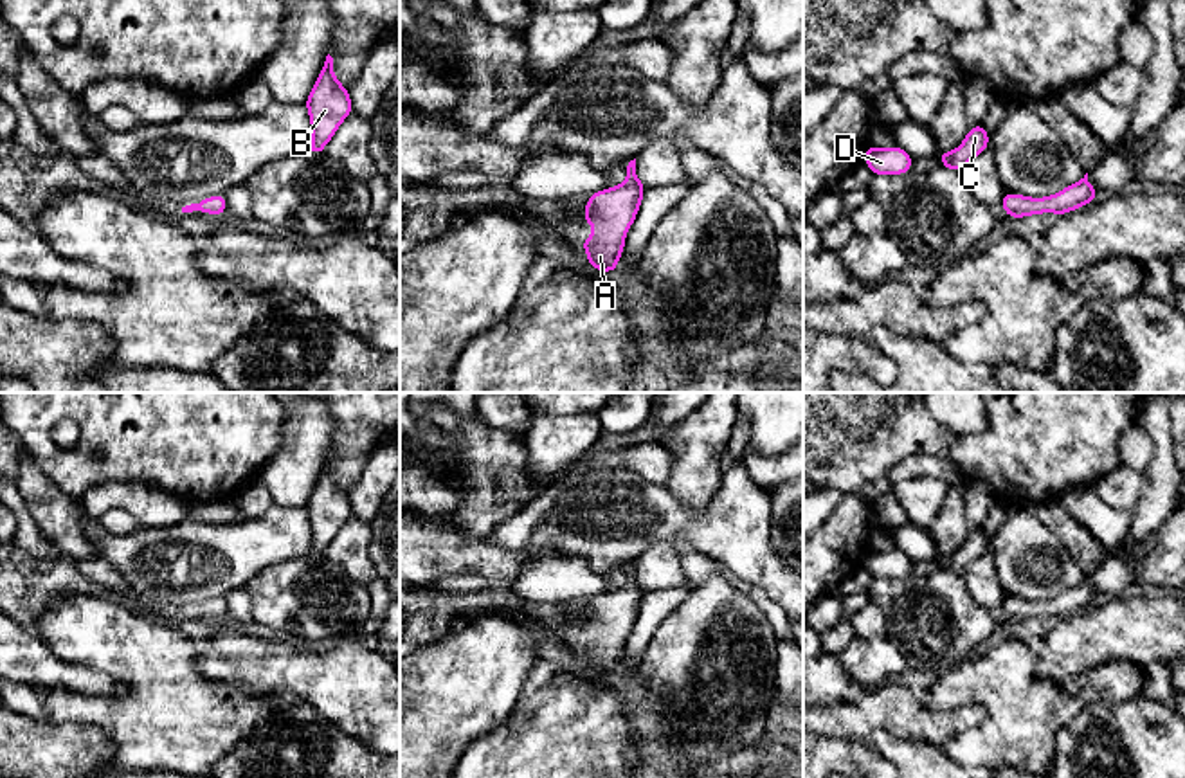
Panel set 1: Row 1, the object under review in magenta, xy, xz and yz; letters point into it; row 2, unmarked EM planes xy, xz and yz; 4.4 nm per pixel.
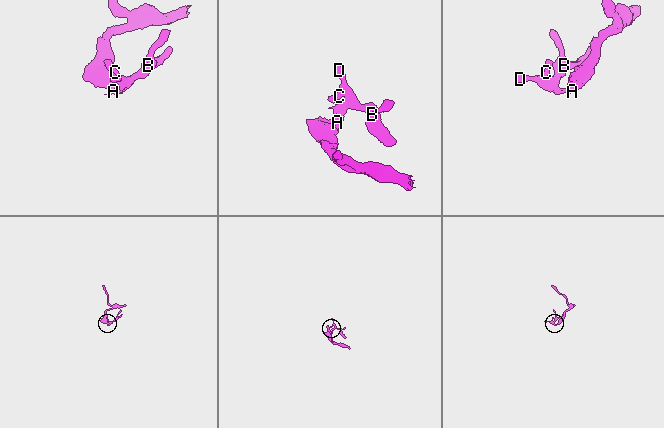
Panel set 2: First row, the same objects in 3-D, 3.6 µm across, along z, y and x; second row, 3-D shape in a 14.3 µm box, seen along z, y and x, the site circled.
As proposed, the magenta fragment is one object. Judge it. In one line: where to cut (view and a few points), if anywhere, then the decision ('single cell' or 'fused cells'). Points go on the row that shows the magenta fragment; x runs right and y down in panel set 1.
no cut; single cell

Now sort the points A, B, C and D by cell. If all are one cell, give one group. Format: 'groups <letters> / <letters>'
groups A B C D

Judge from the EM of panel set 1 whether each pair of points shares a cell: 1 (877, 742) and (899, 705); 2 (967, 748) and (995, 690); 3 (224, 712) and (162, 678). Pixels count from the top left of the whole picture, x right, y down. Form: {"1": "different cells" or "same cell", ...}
{"1": "different cells", "2": "same cell", "3": "same cell"}

